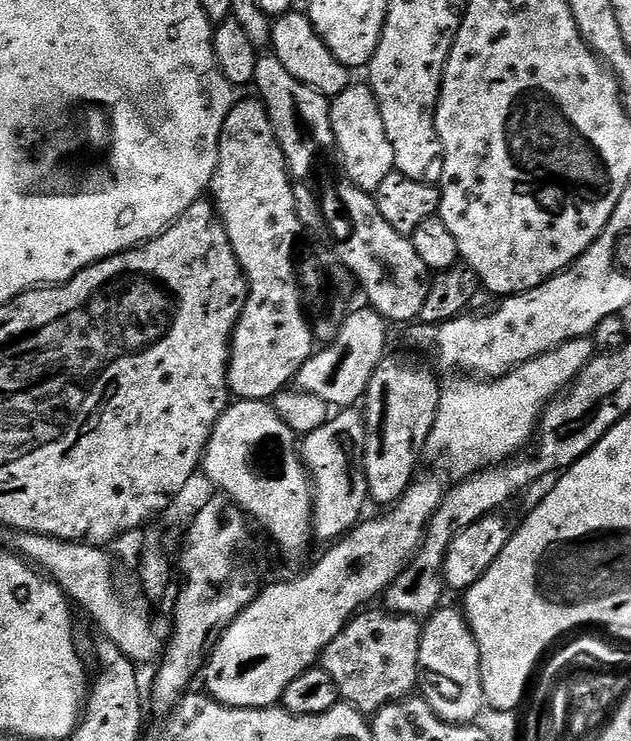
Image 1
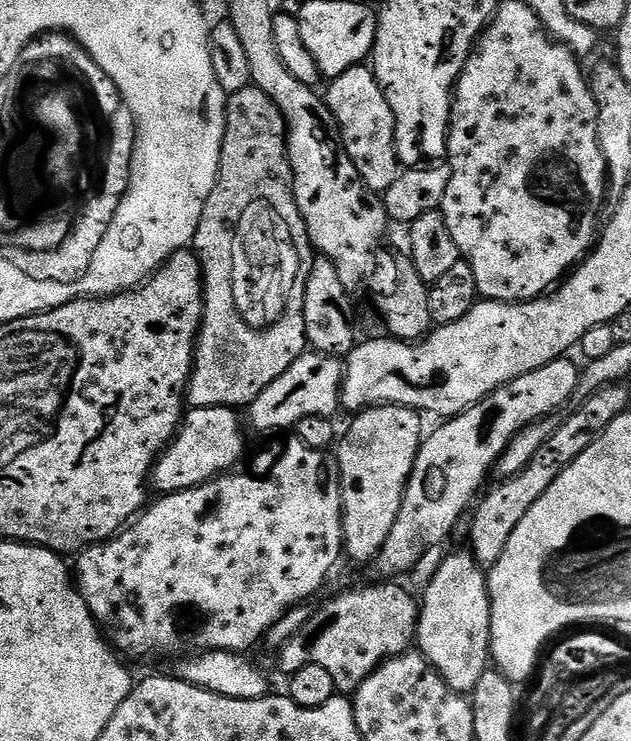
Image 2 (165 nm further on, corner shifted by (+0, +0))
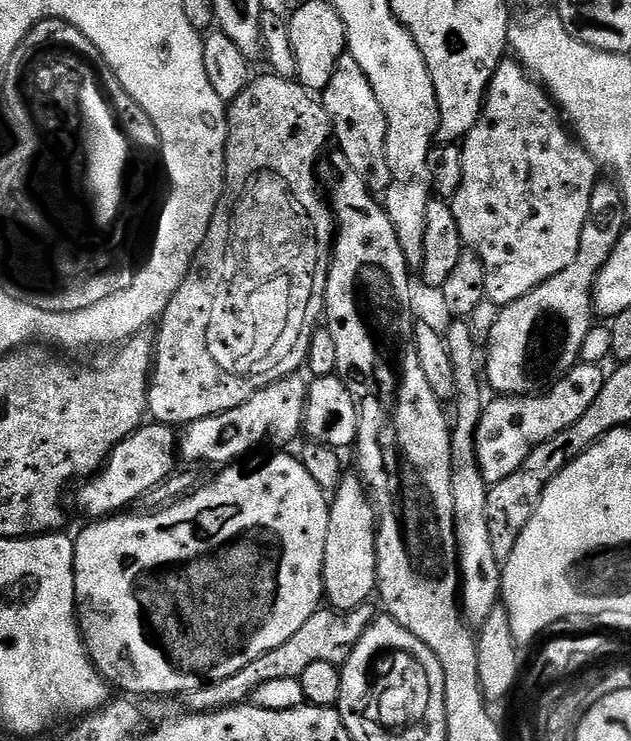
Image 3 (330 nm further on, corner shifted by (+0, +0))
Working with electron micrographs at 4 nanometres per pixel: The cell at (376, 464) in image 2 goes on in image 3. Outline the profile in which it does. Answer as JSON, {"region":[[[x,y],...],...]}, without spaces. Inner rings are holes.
{"region":[[[345,475],[341,479],[328,505],[330,522],[326,530],[326,554],[322,562],[323,595],[337,612],[352,612],[355,608],[367,605],[368,599],[371,596],[373,599],[376,592],[376,512],[372,509],[372,503],[368,500],[368,494],[364,491],[359,475],[351,475]]]}

